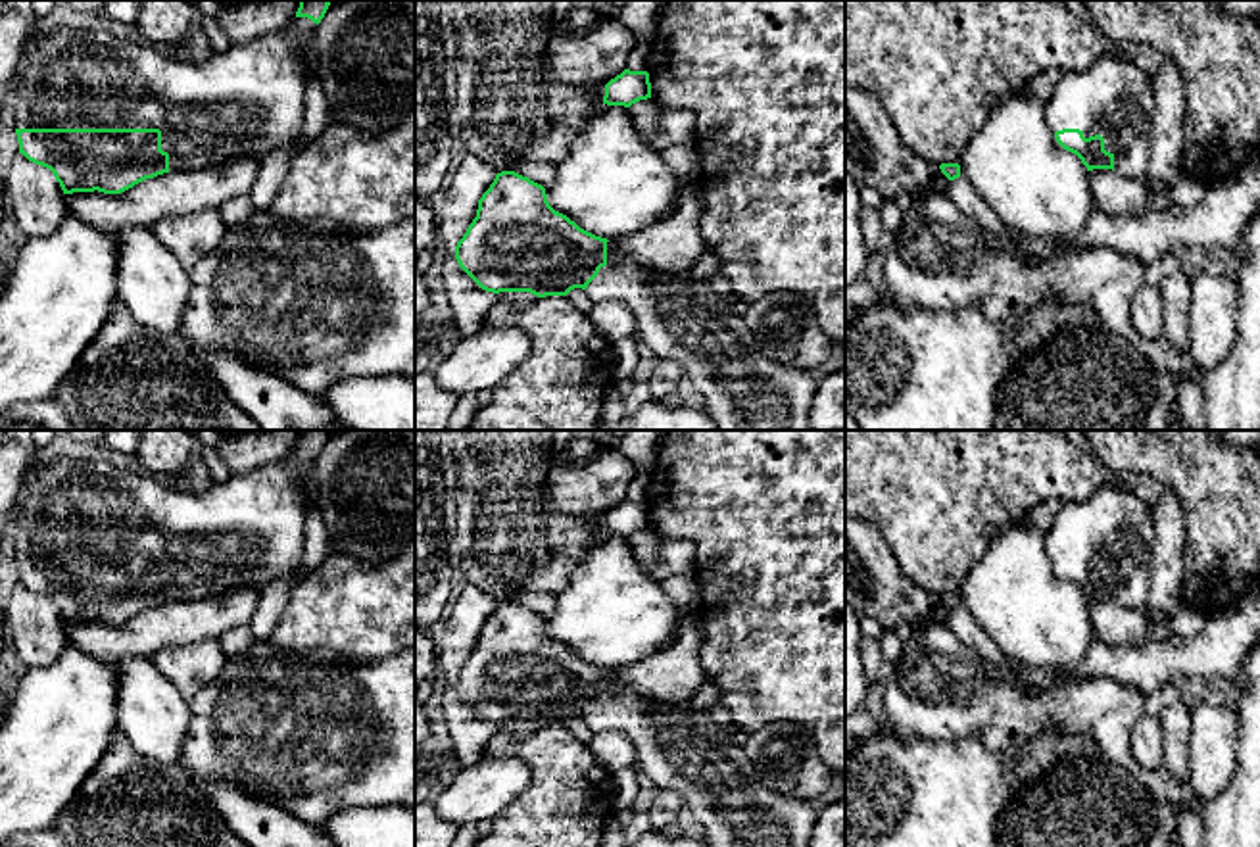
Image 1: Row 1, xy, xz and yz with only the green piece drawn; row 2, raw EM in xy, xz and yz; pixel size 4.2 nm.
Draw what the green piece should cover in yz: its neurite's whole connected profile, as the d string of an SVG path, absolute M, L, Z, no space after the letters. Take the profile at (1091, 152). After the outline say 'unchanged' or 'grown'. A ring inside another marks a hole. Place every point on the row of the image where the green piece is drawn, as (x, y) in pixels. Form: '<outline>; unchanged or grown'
M1118 50L1104 52L1085 71L1064 71L1045 102L1056 142L1076 154L1087 171L1112 169L1145 182L1151 156L1154 90L1151 75Z; grown

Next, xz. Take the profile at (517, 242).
M515 171L496 175L490 188L478 200L476 217L455 246L459 267L486 292L530 292L538 298L567 296L582 288L594 303L622 302L636 317L636 338L643 340L657 359L678 363L690 376L703 399L703 411L715 421L718 430L812 430L809 411L818 388L812 369L778 365L763 355L743 321L732 311L734 298L715 278L686 275L666 275L643 265L626 261L615 240L595 236L580 229L567 215L555 211L545 188Z; grown

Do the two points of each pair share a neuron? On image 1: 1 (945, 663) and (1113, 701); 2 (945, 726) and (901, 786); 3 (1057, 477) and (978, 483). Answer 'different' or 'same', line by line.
1: same
2: different
3: same

